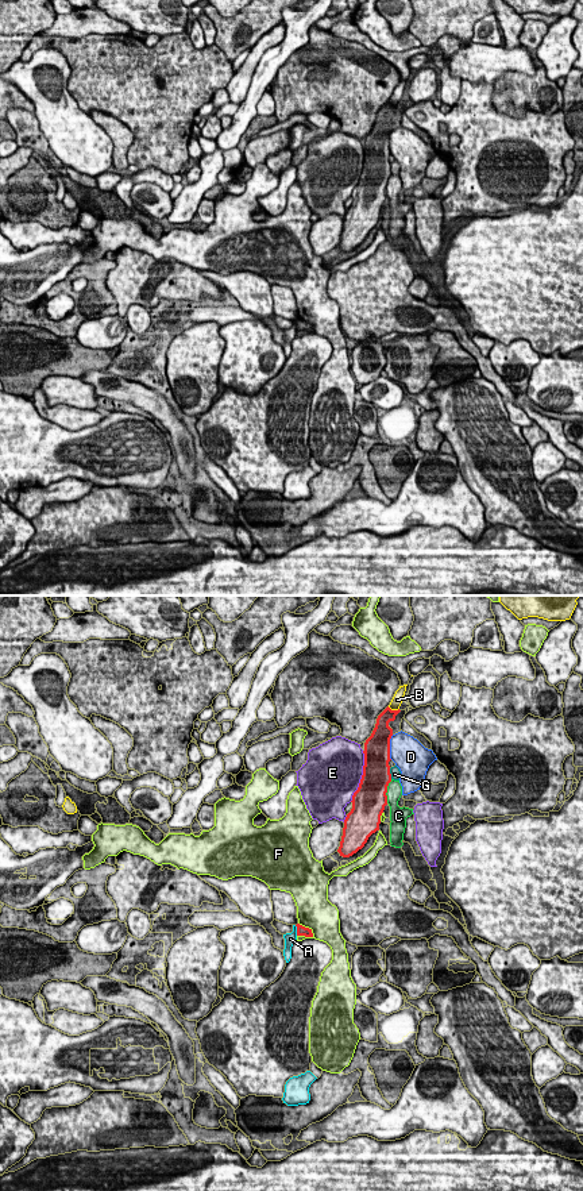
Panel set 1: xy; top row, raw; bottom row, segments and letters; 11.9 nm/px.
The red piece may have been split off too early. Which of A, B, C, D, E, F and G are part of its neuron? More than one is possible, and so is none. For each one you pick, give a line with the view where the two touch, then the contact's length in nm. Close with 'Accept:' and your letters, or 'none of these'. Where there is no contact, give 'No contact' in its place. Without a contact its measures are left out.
Accept: none of these

